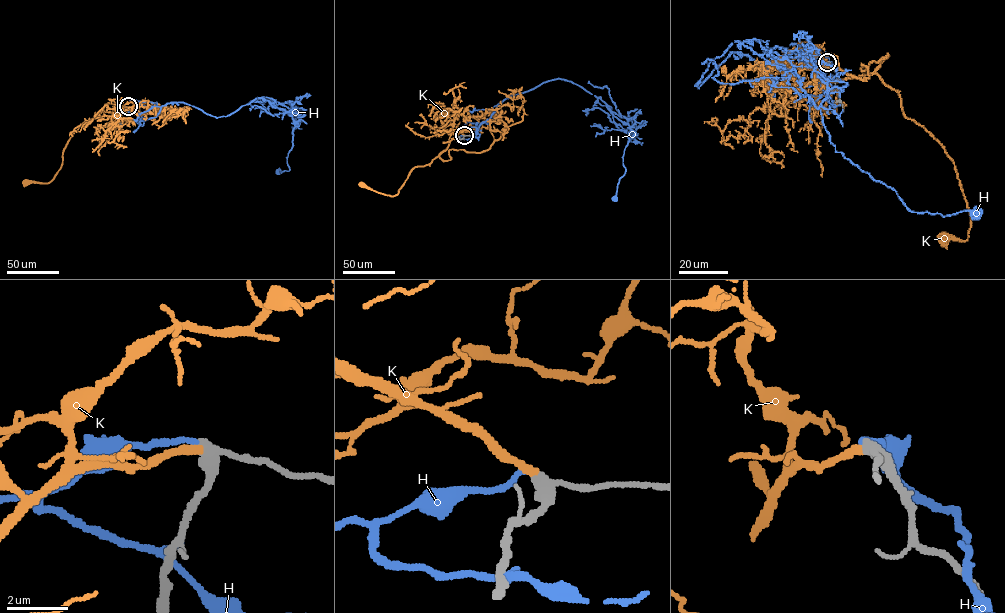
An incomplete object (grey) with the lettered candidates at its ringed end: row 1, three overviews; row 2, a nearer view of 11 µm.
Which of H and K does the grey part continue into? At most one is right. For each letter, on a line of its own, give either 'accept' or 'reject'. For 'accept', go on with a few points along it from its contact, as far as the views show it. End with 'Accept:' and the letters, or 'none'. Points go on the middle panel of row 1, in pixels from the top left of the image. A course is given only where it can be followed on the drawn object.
H: reject
K: accept; course (464, 135), (452, 131), (448, 148), (430, 163), (414, 167), (396, 194), (386, 195), (363, 185)
Accept: K

